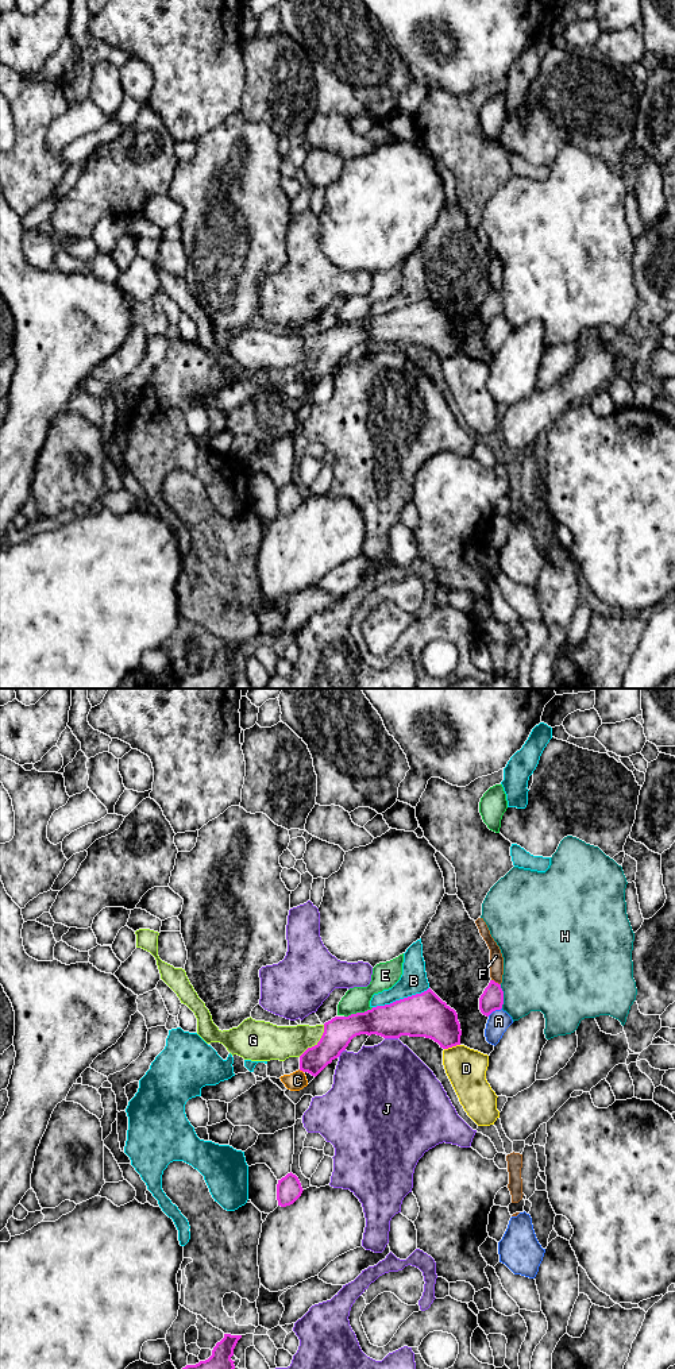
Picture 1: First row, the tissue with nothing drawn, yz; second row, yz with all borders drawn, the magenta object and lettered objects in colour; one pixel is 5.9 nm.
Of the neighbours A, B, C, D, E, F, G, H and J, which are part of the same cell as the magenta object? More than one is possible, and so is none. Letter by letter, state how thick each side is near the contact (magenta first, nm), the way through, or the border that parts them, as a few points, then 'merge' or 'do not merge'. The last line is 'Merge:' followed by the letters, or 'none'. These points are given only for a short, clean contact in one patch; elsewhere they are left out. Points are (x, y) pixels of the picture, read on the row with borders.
A: calibres 140 and 130 nm; do not merge
B: calibres 260 and 160 nm; border yz (428, 987), (420, 992), (373, 1007); do not merge
C: calibres 160 and 110 nm; do not merge
D: calibres 260 and 240 nm; do not merge
E: calibres 200 and 150 nm; do not merge
F: calibres 140 and 80 nm; do not merge
G: calibres 180 and 200 nm; way yz (338, 1033), (326, 1042), (317, 1042), (276, 1042); merge
H: calibres 140 and 420 nm; do not merge
J: calibres 260 and 440 nm; do not merge
Merge: G

